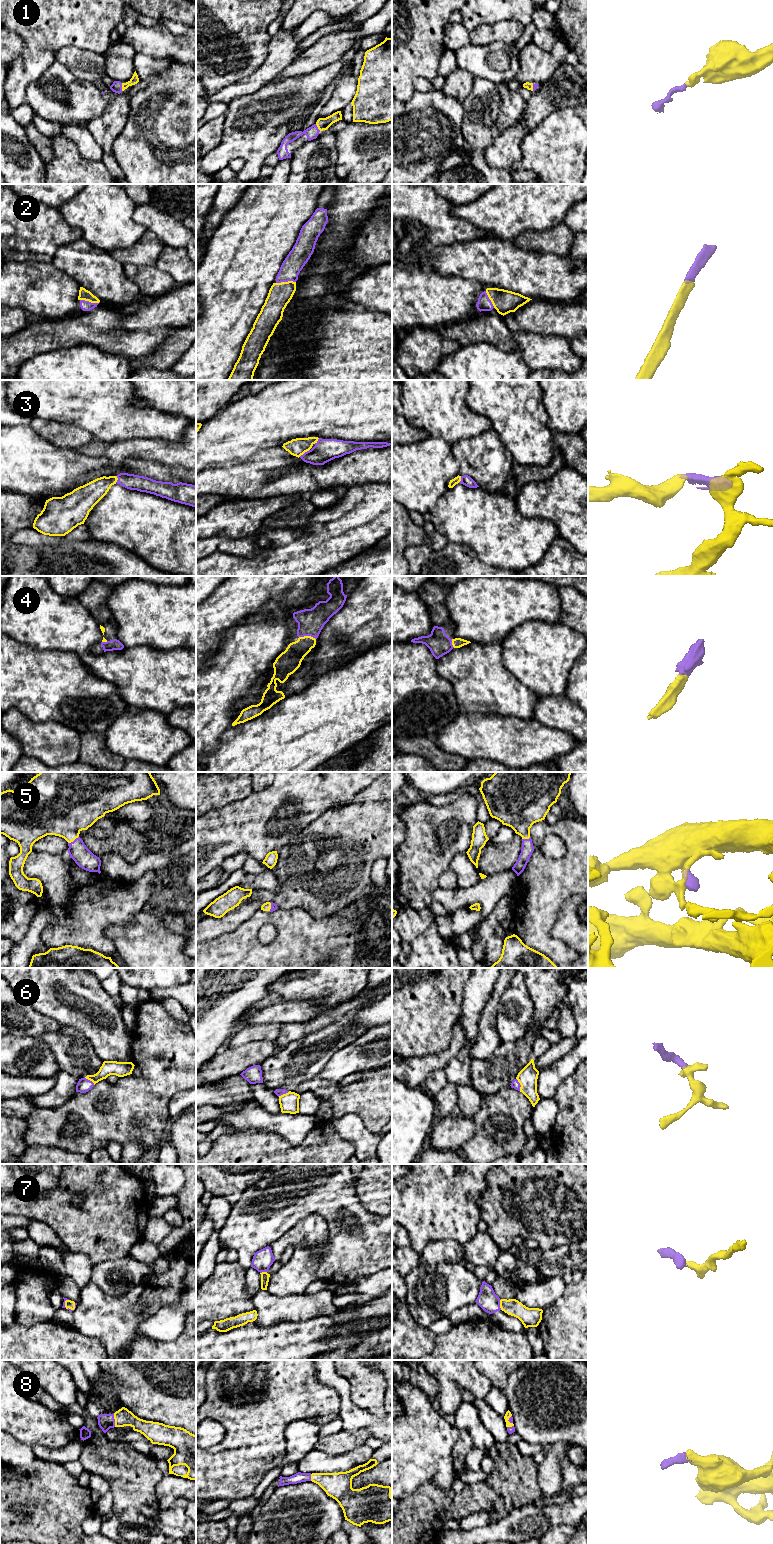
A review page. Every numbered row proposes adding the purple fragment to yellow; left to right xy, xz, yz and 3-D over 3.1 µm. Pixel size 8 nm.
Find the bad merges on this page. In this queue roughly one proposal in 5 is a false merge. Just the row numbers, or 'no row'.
no row

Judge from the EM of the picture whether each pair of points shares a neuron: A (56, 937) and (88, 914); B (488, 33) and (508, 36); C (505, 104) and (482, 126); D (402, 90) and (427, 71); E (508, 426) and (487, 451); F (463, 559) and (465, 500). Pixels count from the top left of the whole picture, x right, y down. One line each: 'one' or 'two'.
A: one
B: one
C: one
D: one
E: two
F: two

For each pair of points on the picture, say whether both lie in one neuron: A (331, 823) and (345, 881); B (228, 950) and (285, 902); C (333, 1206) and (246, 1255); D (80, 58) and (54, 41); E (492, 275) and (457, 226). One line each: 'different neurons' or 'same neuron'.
A: same neuron
B: different neurons
C: same neuron
D: different neurons
E: different neurons

